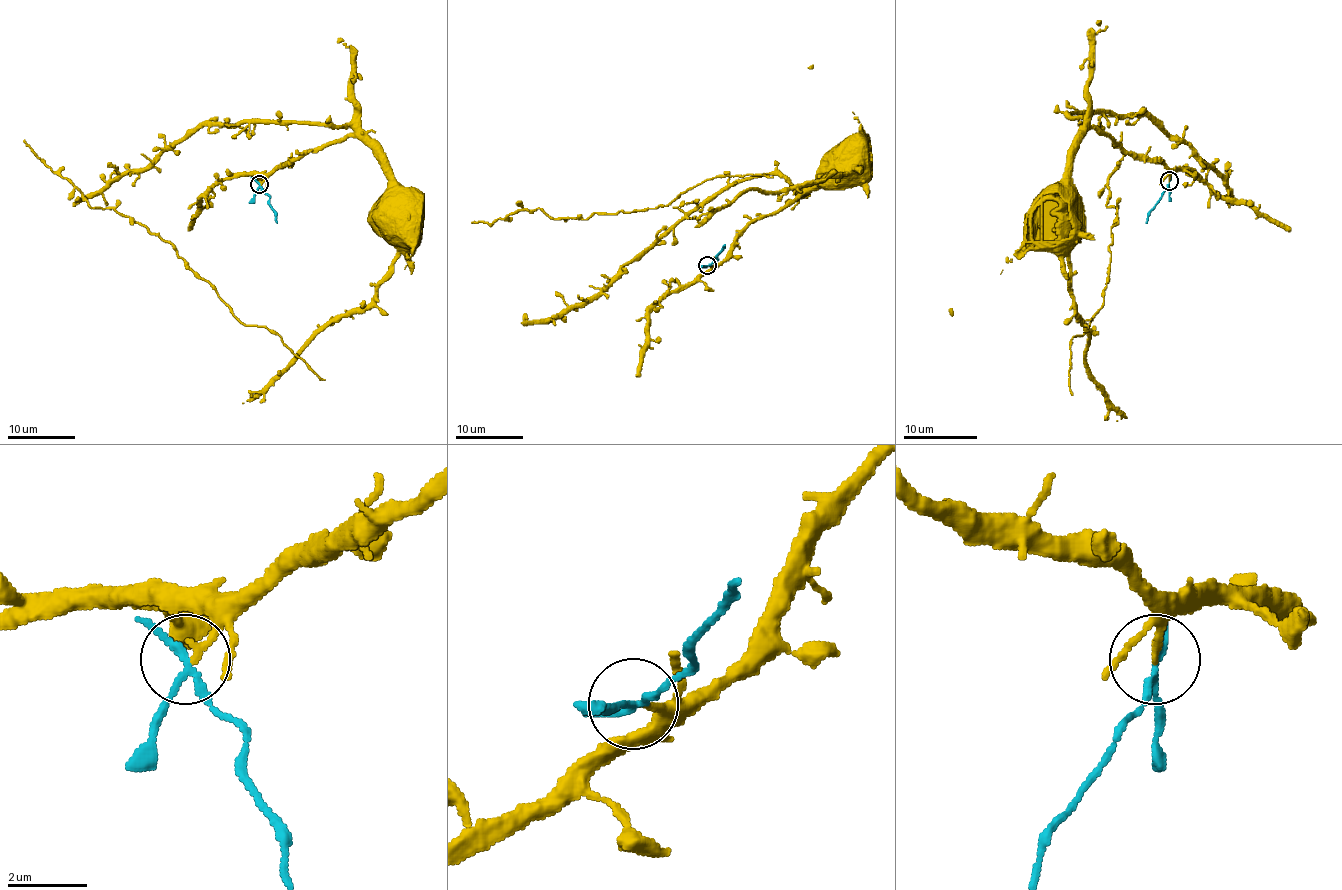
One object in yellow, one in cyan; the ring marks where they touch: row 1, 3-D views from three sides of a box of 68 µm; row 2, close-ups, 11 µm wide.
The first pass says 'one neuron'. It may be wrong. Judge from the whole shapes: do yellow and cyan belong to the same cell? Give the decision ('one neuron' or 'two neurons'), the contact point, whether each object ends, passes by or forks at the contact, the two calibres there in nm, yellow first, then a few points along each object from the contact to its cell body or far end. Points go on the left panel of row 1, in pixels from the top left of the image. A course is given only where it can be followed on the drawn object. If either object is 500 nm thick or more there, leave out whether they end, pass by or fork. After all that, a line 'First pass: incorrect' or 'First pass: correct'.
two neurons | (259, 184) | yellow ends | cyan forks | 170/140 nm | yellow via (260, 184), (303, 152), (357, 137), (370, 148), (399, 190), (399, 197), (421, 217), (417, 227) | cyan via (260, 184), (270, 197), (276, 222)
First pass: incorrect

